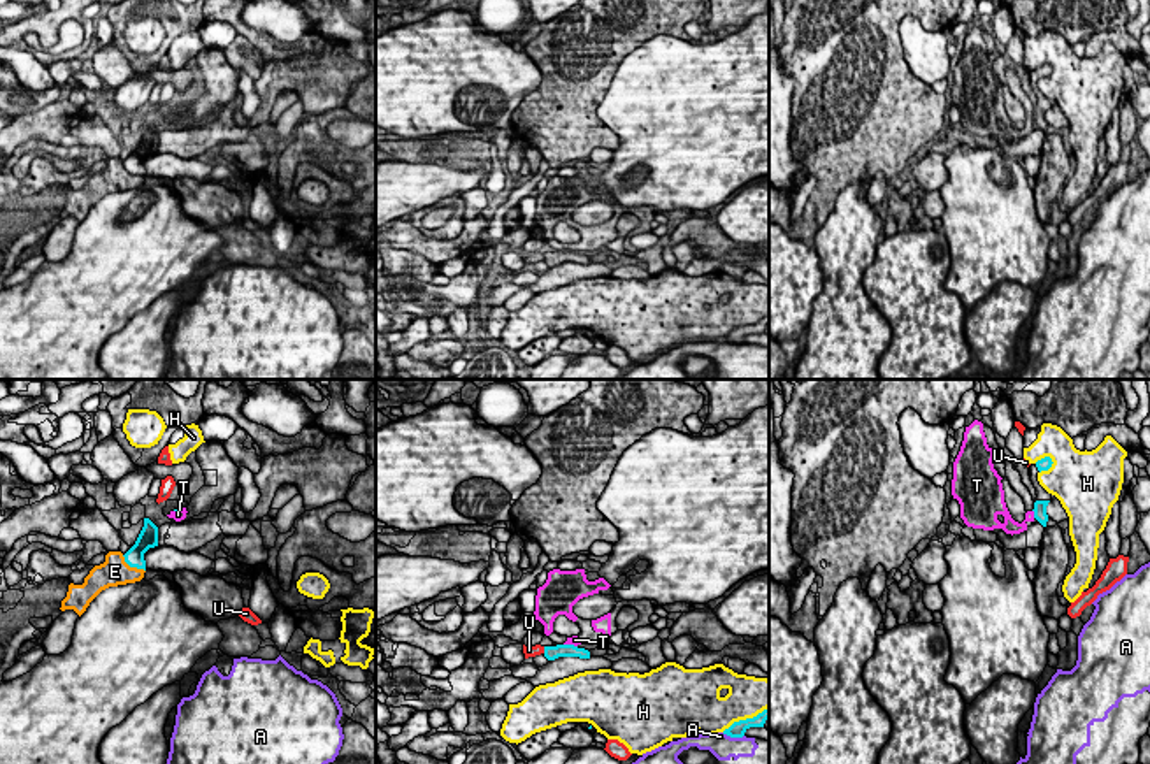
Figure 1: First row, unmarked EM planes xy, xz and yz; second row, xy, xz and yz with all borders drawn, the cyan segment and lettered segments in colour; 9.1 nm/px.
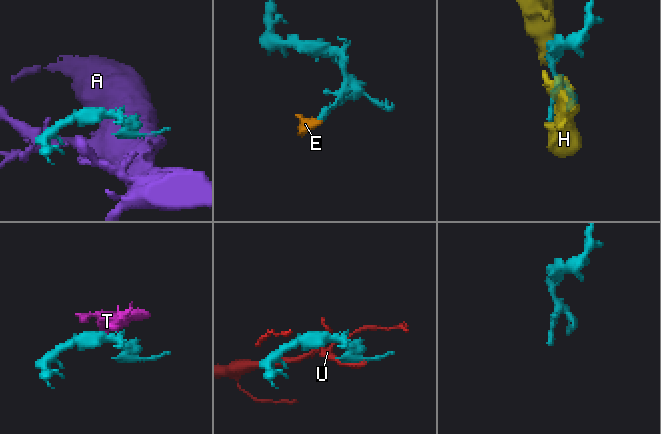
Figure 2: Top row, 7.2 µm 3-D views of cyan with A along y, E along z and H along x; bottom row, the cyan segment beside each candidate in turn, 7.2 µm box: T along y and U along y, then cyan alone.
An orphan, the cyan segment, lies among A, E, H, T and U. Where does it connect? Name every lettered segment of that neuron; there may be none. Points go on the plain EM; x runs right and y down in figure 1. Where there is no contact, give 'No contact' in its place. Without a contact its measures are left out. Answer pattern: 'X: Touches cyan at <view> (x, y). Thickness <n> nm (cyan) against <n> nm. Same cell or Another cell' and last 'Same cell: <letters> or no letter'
A: Touches cyan at xz (733, 343). Thickness 140 nm (cyan) against 240 nm. Another cell
E: Touches cyan at xy (132, 172). Thickness 180 nm (cyan) against 260 nm. Another cell
H: Touches cyan at xz (747, 325). Thickness 140 nm (cyan) against 380 nm. Another cell
T: Touches cyan at yz (1034, 120). Thickness 130 nm (cyan) against 130 nm. Another cell
U: Touches cyan at xz (545, 257). Thickness 130 nm (cyan) against 100 nm. Another cell
Same cell: no letter

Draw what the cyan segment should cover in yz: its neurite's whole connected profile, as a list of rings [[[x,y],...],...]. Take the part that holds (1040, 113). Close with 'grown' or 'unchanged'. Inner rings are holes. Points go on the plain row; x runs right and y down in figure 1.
[[[1045,63],[1041,67],[1038,67],[1036,70],[1031,70],[1029,72],[1029,83],[1031,83],[1031,88],[1036,95],[1036,109],[1034,109],[1034,125],[1043,132],[1046,133],[1046,128],[1048,128],[1048,121],[1046,121],[1046,112],[1048,109],[1052,107],[1052,100],[1048,100],[1038,88],[1038,81],[1041,77],[1048,77],[1052,74],[1052,65],[1050,63]]]; grown

